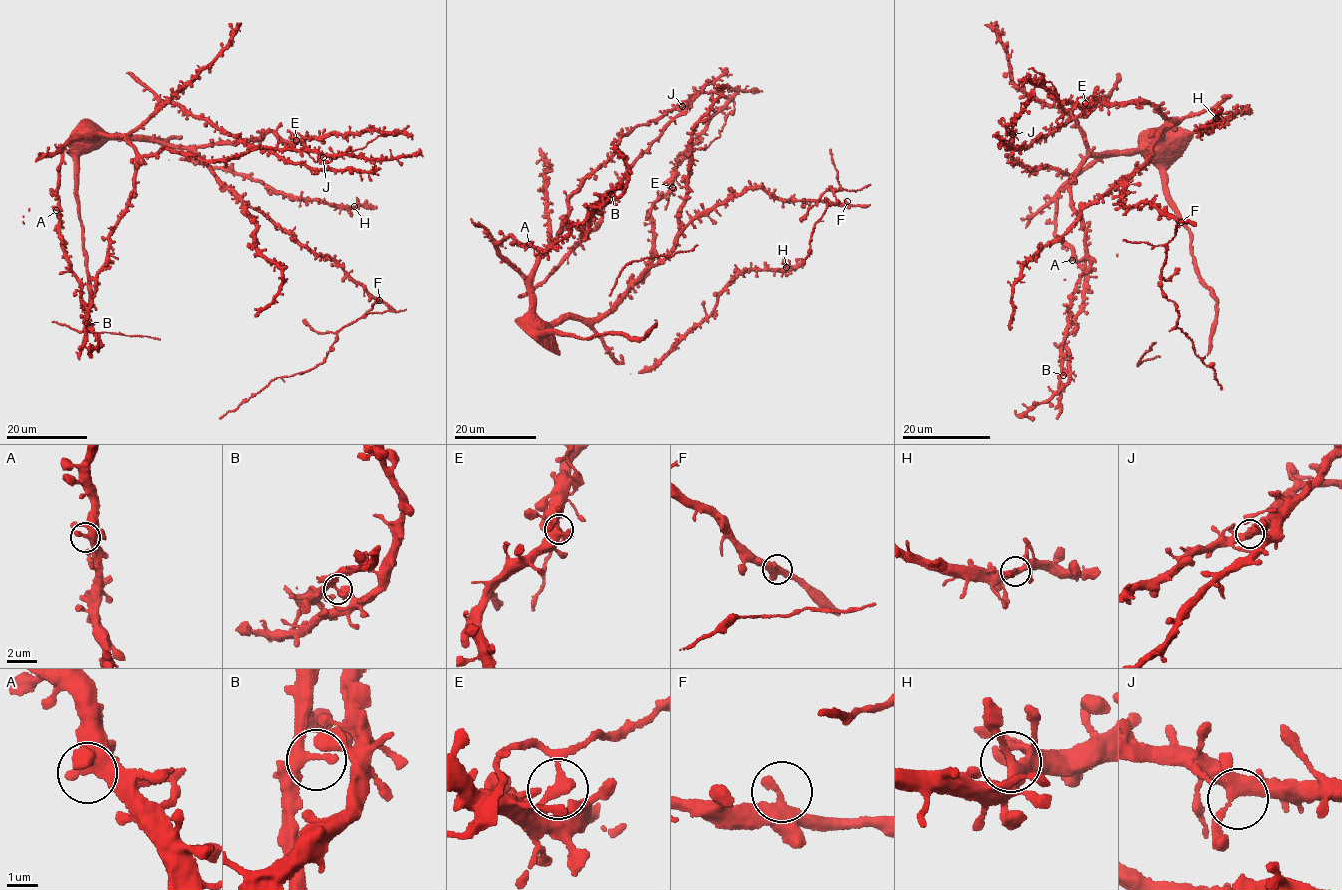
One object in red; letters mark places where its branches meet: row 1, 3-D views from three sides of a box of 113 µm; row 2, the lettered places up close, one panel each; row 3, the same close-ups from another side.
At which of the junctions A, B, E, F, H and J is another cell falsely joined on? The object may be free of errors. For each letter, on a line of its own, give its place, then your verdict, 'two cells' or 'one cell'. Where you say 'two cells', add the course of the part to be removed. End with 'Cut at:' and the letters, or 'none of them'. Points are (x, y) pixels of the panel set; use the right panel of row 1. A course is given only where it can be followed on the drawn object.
A: at (1072, 260); one cell
B: at (1063, 375); one cell
E: at (1085, 103); two cells; foreign part runs (1085, 103), (1080, 96), (1077, 105), (1057, 120), (1059, 128), (1064, 115), (1051, 82), (1028, 69)
F: at (1181, 222); one cell
H: at (1216, 118); one cell
J: at (1012, 134); one cell
Cut at: E

